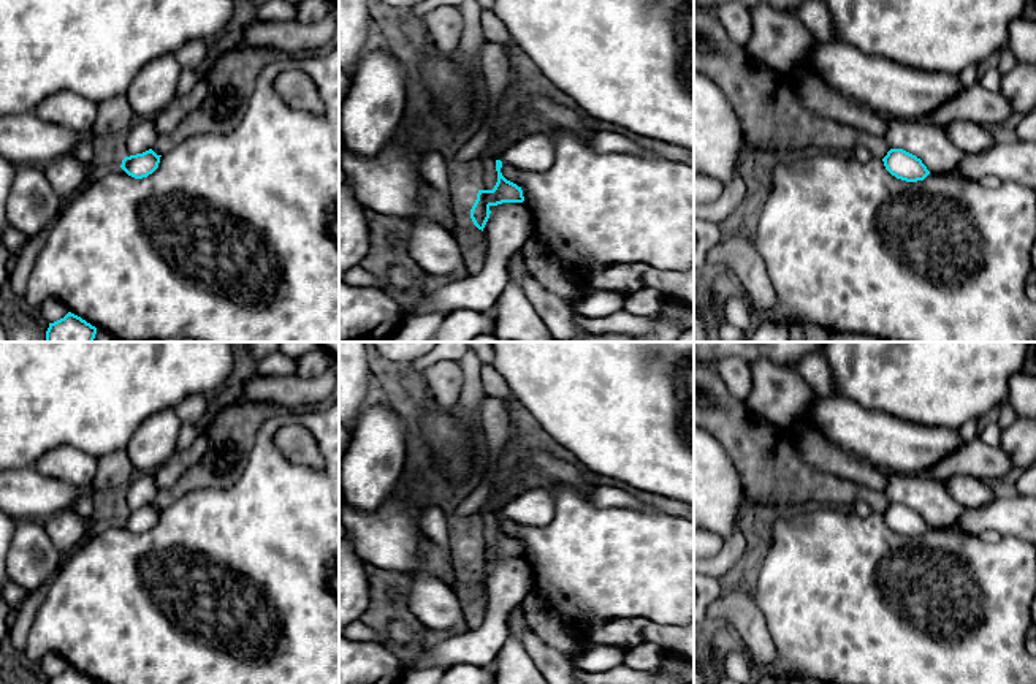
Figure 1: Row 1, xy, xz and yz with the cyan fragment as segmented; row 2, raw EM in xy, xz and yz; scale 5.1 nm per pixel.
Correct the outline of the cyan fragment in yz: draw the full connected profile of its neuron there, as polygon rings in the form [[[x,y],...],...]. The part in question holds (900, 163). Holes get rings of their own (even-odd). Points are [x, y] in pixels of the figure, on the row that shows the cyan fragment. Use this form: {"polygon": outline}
{"polygon": [[[890,149],[882,162],[892,176],[906,182],[924,180],[930,174],[920,158],[903,149]]]}

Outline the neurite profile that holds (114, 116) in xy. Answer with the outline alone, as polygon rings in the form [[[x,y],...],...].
[[[117,95],[97,104],[97,119],[92,125],[98,144],[119,141],[135,124],[136,116],[125,95]]]

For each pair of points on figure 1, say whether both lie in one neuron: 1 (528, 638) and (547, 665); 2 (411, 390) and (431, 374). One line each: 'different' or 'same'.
1: same
2: different

